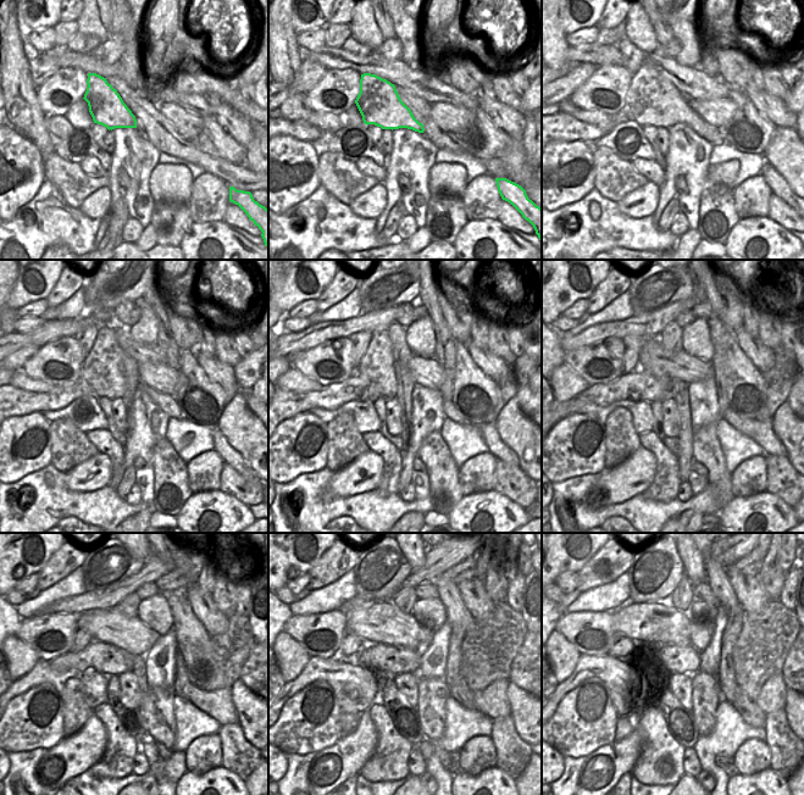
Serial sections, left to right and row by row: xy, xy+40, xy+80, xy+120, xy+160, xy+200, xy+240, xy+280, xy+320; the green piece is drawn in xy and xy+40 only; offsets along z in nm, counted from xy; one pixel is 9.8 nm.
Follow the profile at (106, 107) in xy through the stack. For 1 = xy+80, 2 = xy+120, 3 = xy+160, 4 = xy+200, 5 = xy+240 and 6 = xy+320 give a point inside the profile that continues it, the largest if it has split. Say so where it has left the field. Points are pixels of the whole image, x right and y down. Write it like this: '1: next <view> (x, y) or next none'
1: next xy+80 (650, 99)
2: next xy+120 (101, 368)
3: next xy+160 (377, 365)
4: next xy+200 (761, 432)
5: next xy+240 (218, 704)
6: next xy+320 (772, 696)

